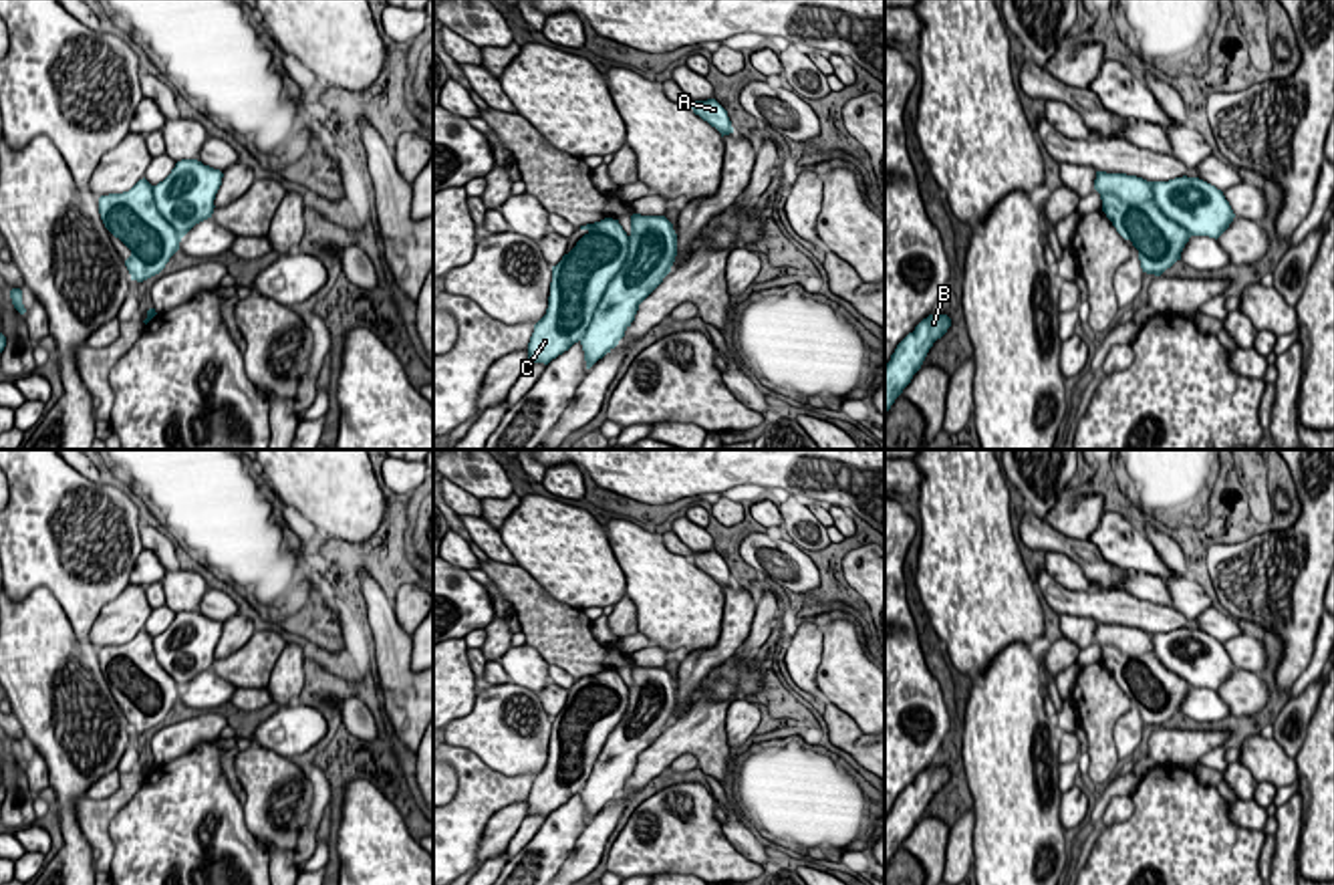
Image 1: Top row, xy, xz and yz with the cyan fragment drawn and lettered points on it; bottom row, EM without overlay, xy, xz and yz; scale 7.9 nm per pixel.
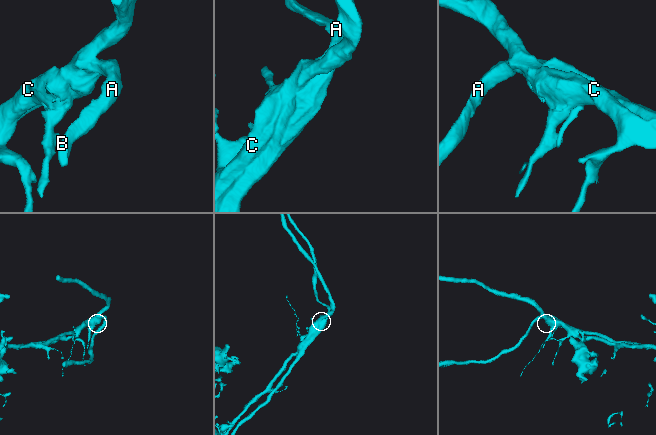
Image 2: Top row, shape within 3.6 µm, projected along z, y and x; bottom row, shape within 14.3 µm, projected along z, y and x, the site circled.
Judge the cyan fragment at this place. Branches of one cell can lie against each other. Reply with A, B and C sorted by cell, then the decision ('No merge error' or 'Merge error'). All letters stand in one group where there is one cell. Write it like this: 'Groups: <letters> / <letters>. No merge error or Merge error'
Groups: A B / C. Merge error

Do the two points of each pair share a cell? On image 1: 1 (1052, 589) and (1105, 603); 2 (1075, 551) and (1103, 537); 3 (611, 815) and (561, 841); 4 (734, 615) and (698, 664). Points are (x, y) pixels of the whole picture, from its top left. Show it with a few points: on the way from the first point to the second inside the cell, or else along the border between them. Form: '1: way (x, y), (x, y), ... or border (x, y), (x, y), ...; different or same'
1: way (1064, 601), (1093, 603); same
2: border (1089, 539), (1107, 561), (1129, 571); different
3: border (589, 821), (563, 863); different
4: way (734, 629), (732, 638), (712, 658); same

